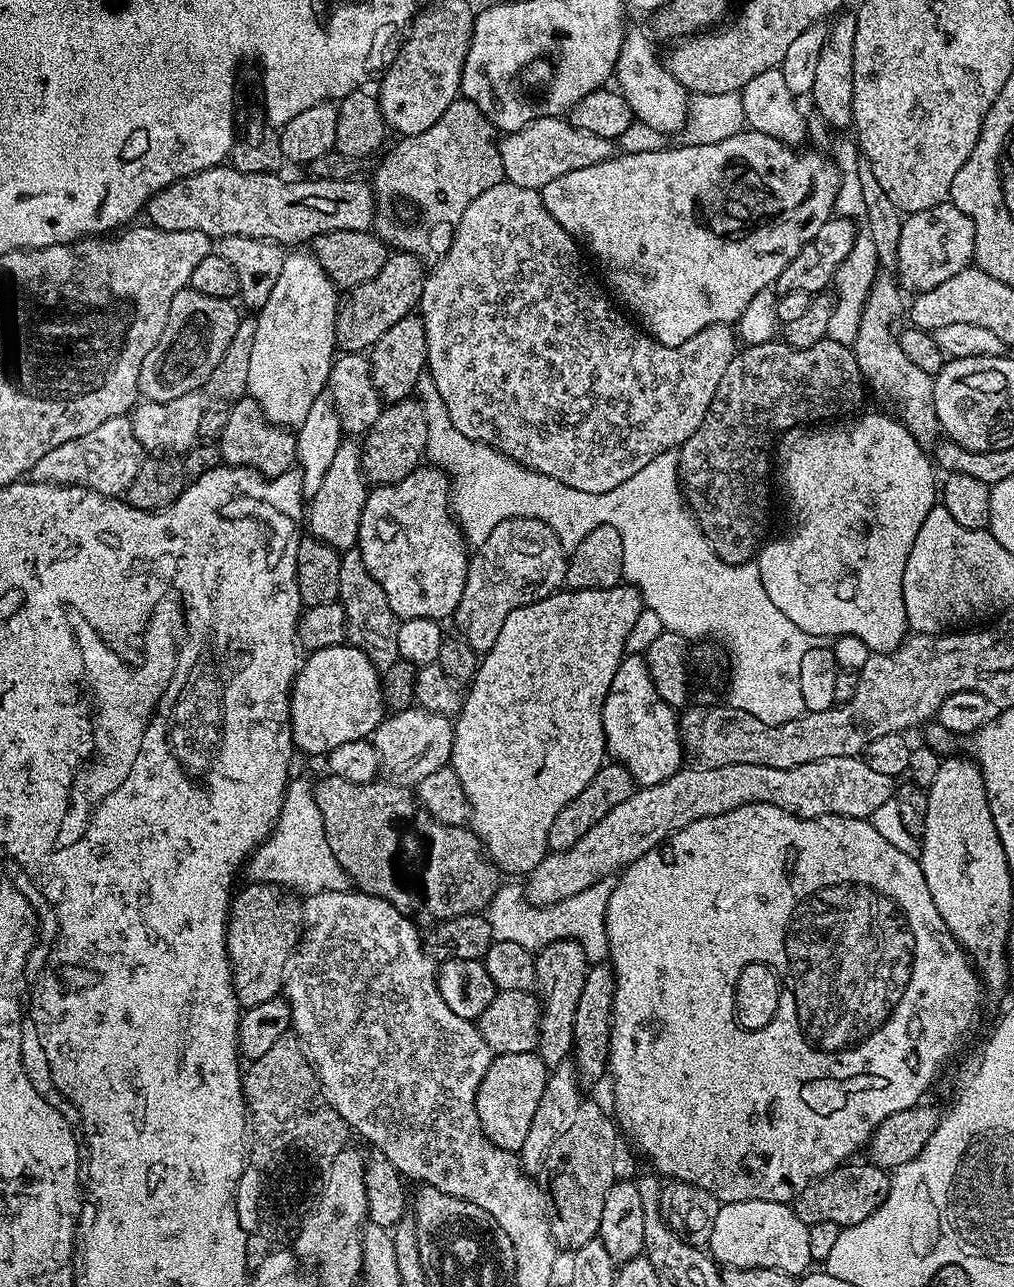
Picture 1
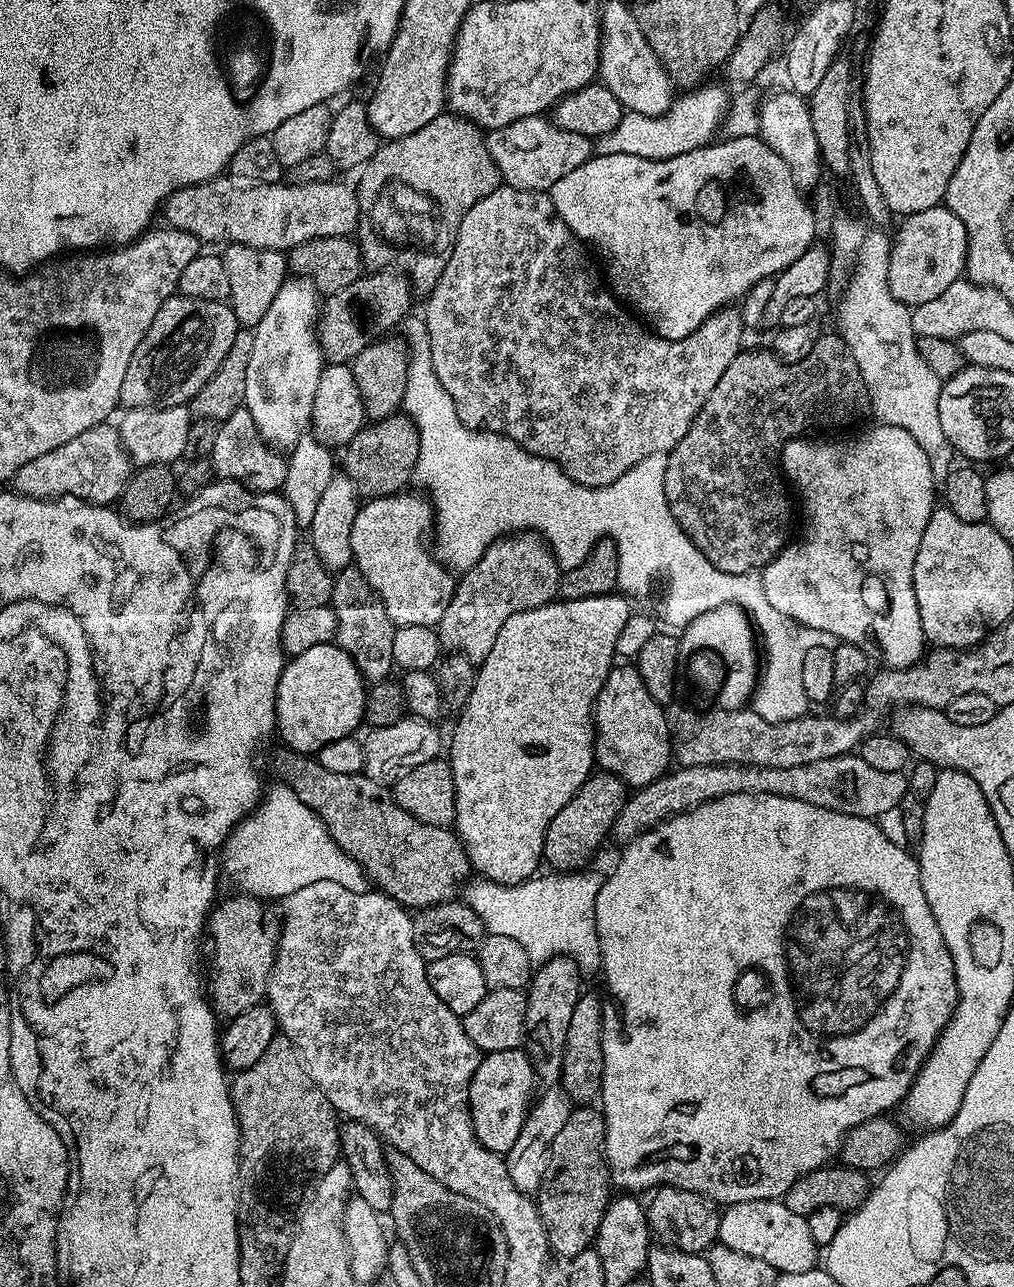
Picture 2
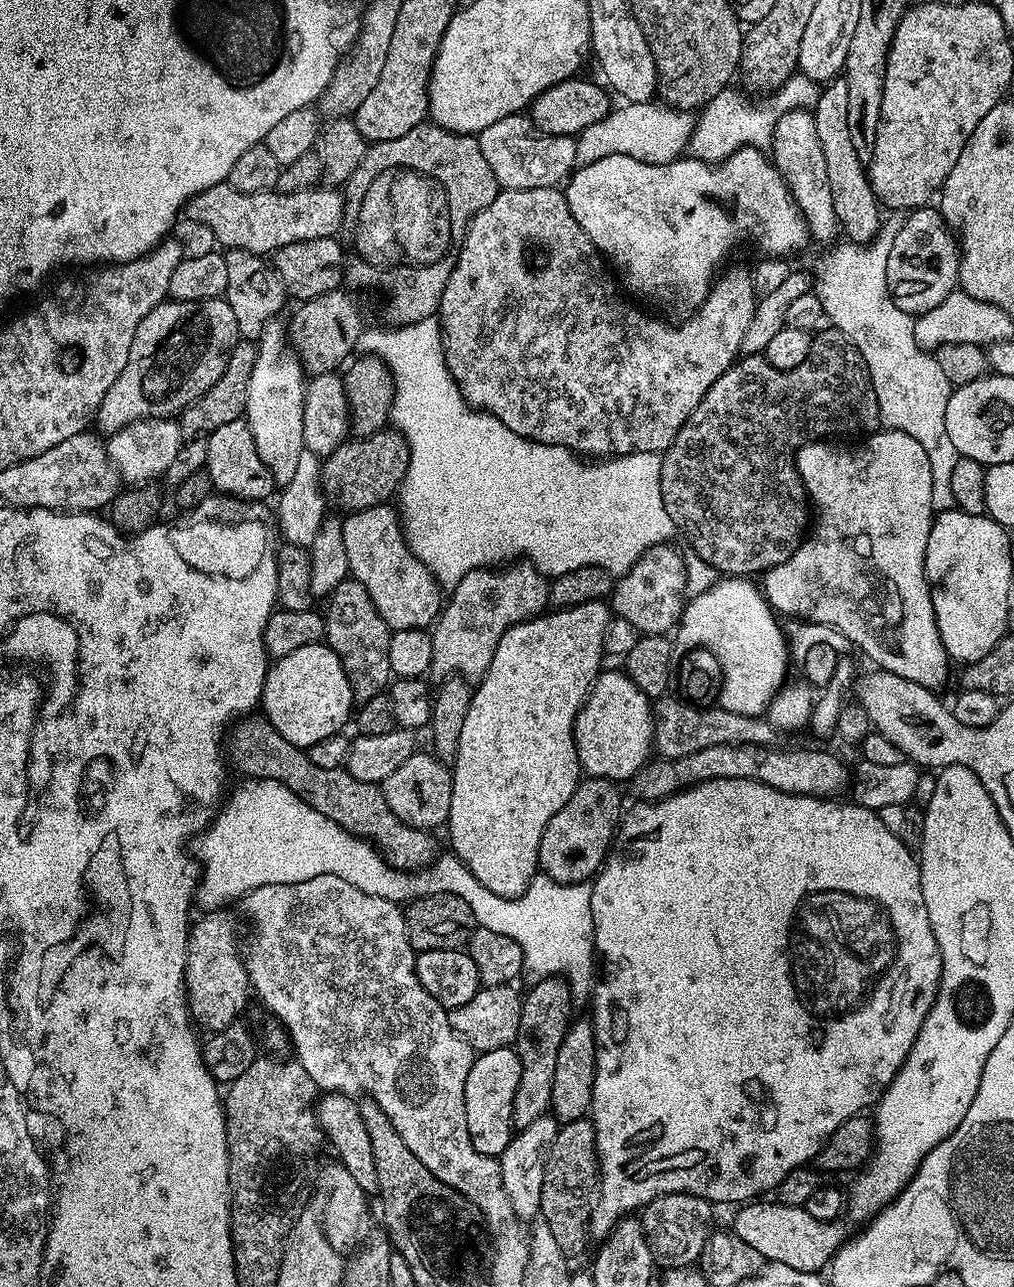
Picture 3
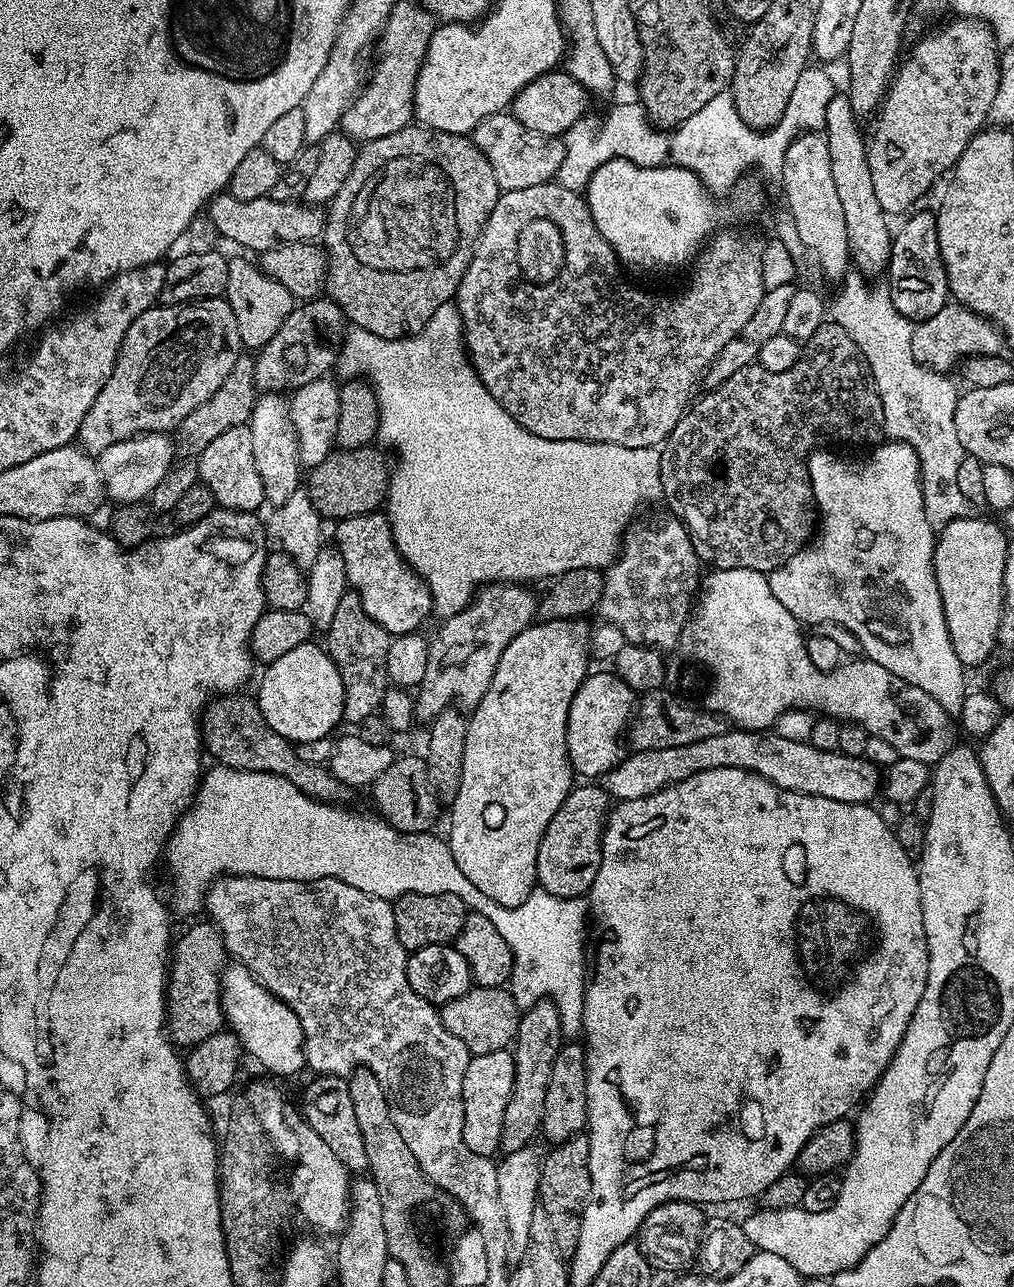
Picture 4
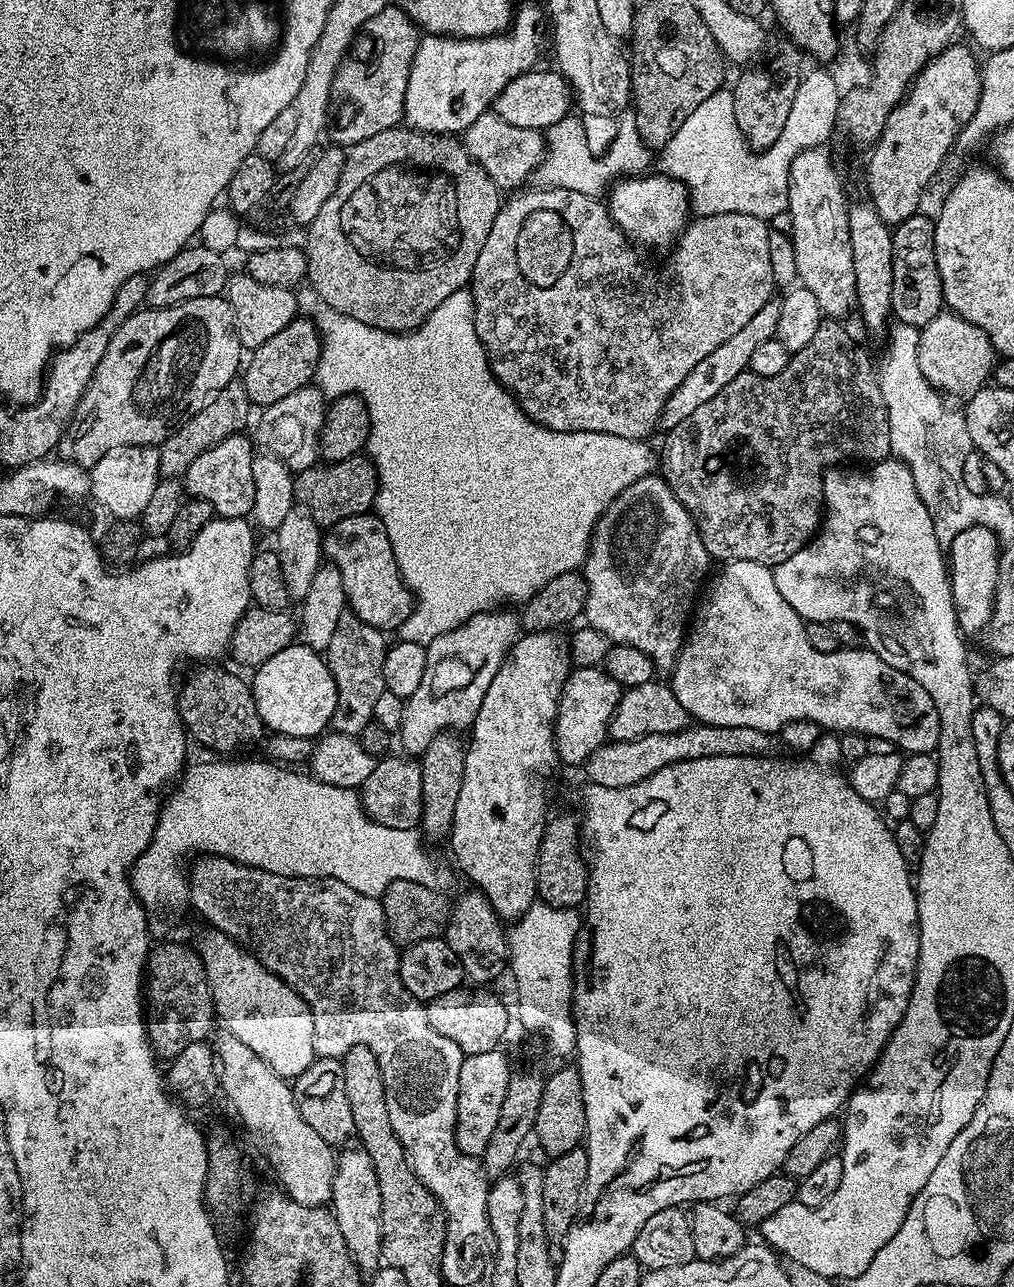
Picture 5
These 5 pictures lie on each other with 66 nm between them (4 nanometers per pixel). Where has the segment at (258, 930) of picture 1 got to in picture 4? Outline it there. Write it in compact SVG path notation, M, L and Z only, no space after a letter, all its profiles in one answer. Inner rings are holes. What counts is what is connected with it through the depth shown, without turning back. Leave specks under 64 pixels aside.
M196 924L175 937L170 949L166 989L166 1031L173 1044L191 1046L225 1027L224 1007L220 1001L220 973L225 967L224 940L215 924Z

